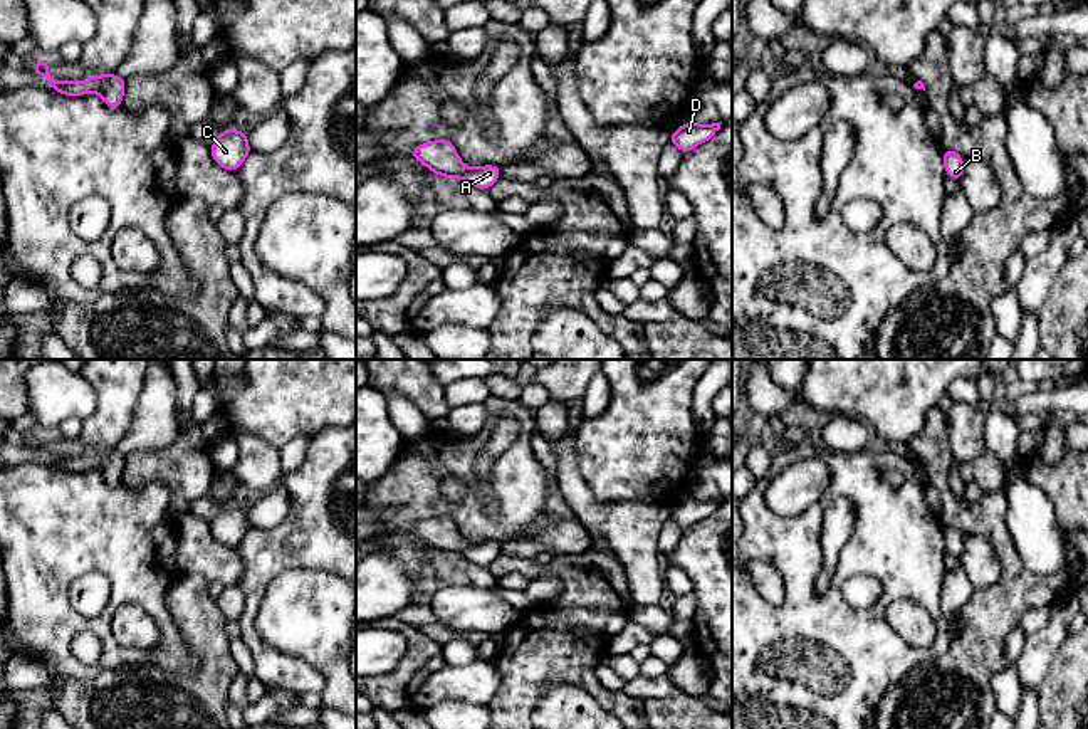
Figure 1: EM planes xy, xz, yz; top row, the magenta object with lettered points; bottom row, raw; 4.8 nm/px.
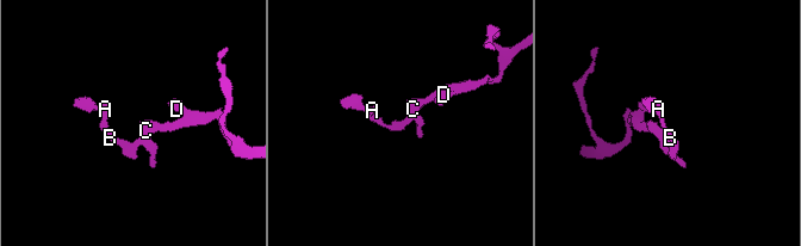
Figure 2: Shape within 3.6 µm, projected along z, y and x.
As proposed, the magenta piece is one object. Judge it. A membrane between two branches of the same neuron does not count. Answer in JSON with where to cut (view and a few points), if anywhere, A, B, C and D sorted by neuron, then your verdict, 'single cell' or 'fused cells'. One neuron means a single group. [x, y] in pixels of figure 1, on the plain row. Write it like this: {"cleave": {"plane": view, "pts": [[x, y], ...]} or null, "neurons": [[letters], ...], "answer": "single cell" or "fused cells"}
{"cleave": null, "neurons": [["A", "B", "C", "D"]], "answer": "single cell"}

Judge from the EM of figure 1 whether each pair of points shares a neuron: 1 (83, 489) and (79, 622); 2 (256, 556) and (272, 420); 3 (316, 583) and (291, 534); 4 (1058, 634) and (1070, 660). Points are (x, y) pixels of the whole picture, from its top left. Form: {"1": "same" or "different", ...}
{"1": "same", "2": "different", "3": "different", "4": "different"}

